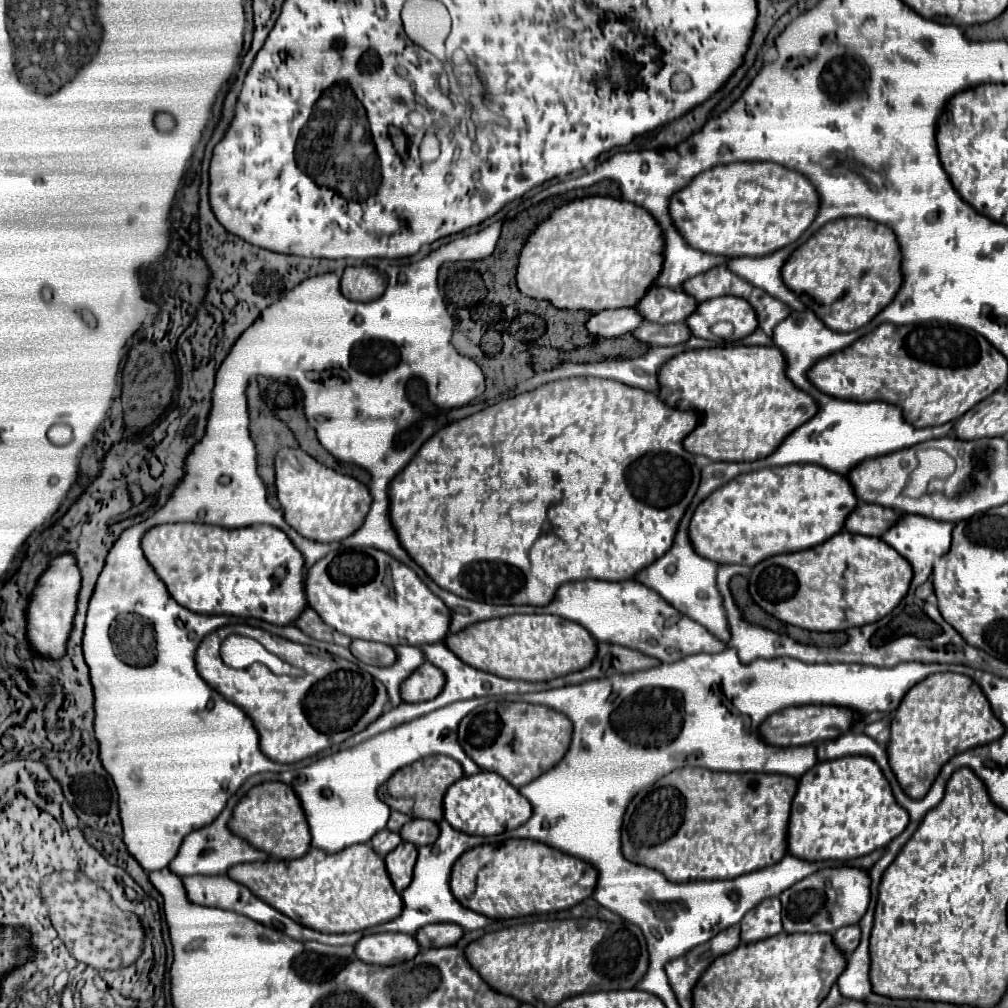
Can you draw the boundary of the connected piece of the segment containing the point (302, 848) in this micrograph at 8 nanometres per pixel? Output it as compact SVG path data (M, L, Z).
M263 782L253 786L235 806L229 828L243 840L251 842L251 846L281 860L301 858L311 848L311 832L303 806L293 788L283 782Z

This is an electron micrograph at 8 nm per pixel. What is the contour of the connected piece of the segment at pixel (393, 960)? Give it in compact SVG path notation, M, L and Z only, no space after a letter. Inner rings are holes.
M371 934L355 944L355 956L367 964L395 966L419 954L419 944L409 934Z

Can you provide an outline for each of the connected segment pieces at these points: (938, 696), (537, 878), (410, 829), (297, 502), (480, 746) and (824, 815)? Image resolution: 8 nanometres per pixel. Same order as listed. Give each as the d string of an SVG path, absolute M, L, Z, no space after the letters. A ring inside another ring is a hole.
M953 672L933 674L905 694L891 720L891 742L887 750L889 764L905 794L911 798L923 798L941 768L953 756L999 740L1003 732L1005 726L993 714L989 700L973 678Z
M503 840L499 846L481 844L455 862L451 872L453 896L473 912L489 918L517 918L565 910L591 898L599 872L575 856L563 854L537 840Z
M409 820L401 828L401 838L415 846L427 846L439 838L439 826L431 820Z
M283 448L275 458L277 470L277 498L281 502L285 520L305 538L315 542L339 542L355 534L373 502L369 488L351 476L337 474L335 470L319 464L301 448Z
M489 702L475 708L459 724L459 744L467 750L481 770L491 770L515 788L523 788L549 768L553 768L569 750L573 734L571 720L547 706L525 702Z
M843 756L827 762L817 762L799 778L799 788L793 798L789 818L789 854L805 860L847 860L865 856L873 850L885 848L909 824L909 814L895 802L891 786L883 776L879 764L869 756Z

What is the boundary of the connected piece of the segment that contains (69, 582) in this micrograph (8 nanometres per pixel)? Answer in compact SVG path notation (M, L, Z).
M63 554L55 558L49 564L49 570L41 576L39 586L35 588L35 594L31 598L31 606L27 608L27 636L31 638L31 646L43 656L59 658L63 654L63 646L67 642L67 634L71 630L73 614L75 614L75 602L81 588L81 576L75 564L75 558L69 554Z

